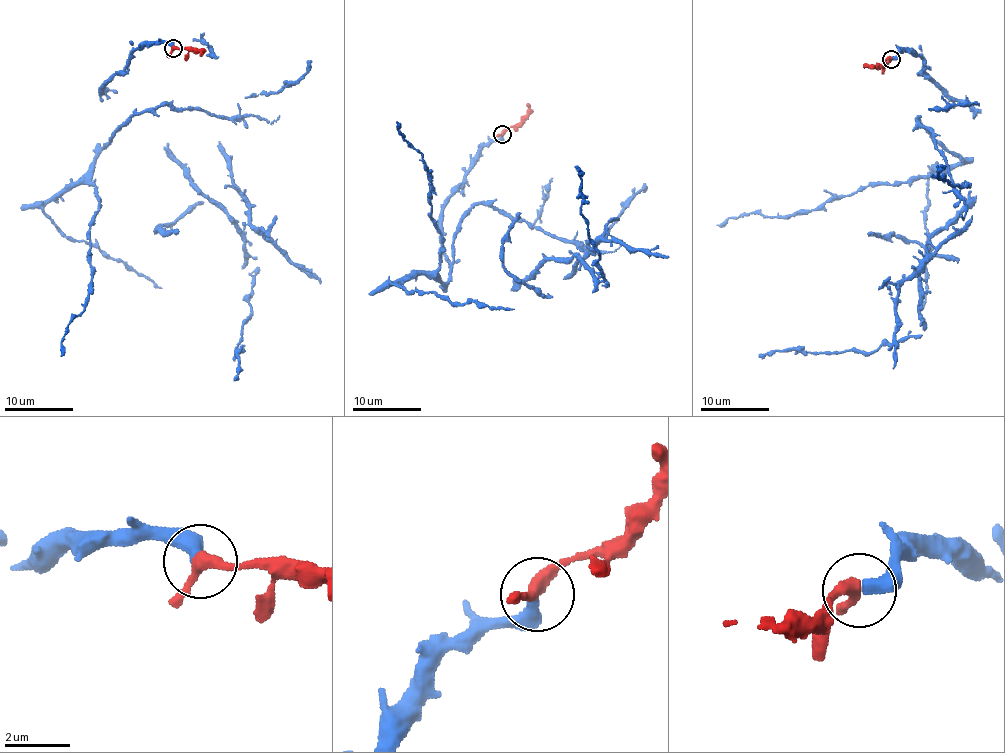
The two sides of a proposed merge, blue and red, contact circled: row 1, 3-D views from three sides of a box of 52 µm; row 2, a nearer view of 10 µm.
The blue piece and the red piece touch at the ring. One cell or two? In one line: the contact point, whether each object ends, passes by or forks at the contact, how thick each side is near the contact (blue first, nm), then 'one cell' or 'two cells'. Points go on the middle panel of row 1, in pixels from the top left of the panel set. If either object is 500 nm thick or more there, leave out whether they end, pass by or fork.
place (502, 134); blue ends; red passes by; calibres 440 and 320 nm; one cell

